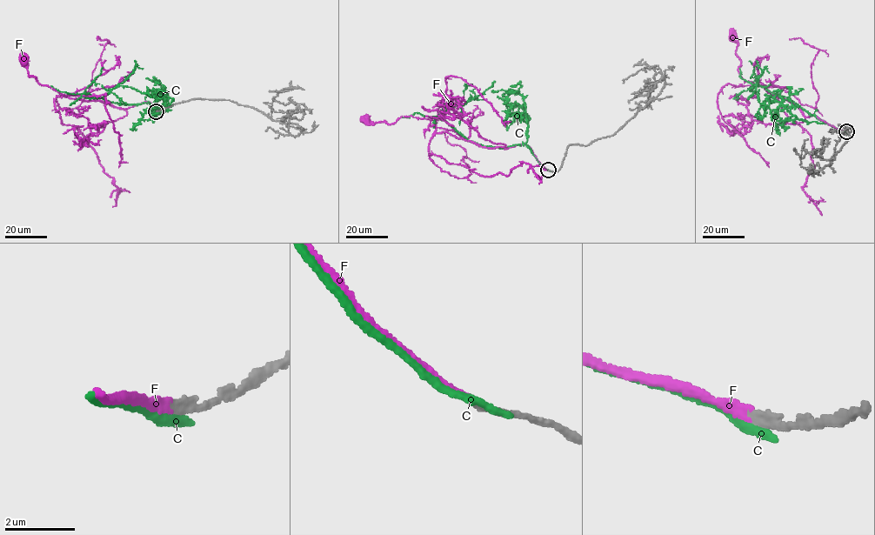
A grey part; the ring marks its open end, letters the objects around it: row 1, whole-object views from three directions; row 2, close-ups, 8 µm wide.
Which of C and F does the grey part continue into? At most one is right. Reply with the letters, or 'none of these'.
F

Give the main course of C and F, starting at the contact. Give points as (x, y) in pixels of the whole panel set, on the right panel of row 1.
C: (846, 132), (820, 120), (787, 97), (773, 94), (763, 86), (752, 86), (751, 91), (757, 83), (747, 99)
F: (846, 131), (812, 114), (804, 116), (788, 100), (743, 78), (731, 35)

